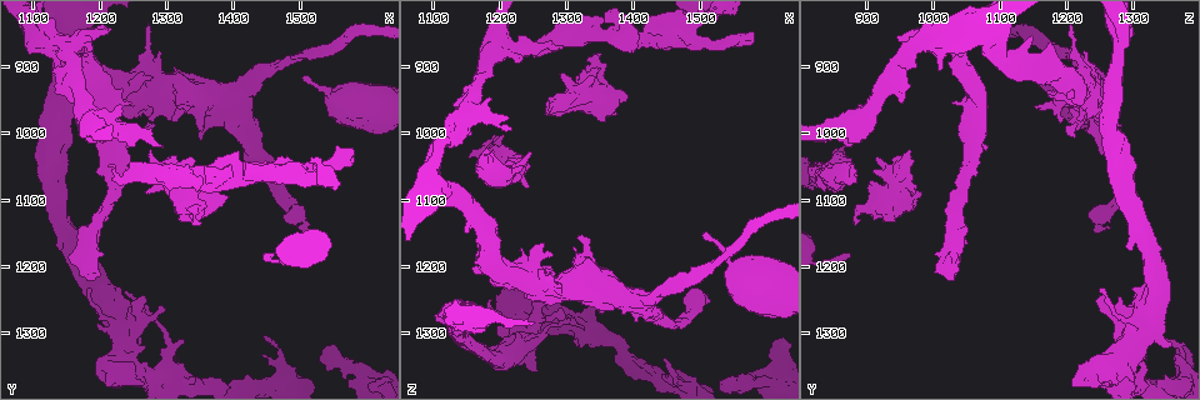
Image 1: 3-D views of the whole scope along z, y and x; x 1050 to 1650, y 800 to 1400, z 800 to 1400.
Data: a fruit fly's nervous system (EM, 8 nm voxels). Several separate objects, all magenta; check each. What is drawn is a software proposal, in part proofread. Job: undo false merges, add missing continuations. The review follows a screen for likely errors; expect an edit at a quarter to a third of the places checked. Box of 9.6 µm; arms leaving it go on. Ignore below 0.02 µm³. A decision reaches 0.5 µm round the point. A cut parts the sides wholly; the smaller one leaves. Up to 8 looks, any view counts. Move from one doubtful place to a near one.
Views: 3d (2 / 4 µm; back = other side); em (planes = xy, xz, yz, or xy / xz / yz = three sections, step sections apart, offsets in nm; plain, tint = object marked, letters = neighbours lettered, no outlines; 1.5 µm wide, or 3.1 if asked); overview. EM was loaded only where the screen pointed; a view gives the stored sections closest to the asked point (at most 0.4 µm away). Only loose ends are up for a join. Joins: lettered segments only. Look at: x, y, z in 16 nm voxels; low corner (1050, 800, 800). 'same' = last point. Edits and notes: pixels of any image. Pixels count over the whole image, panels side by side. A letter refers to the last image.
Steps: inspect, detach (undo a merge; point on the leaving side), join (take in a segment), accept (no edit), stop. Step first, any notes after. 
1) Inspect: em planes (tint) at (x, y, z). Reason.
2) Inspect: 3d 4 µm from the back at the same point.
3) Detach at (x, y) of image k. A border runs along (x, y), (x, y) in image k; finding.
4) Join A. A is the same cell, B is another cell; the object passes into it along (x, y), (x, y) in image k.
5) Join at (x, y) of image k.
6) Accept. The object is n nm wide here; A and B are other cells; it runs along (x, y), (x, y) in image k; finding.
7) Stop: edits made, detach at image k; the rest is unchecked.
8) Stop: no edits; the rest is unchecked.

Inspect: 3d 4 µm at (1245, 955, 1030). Free end.

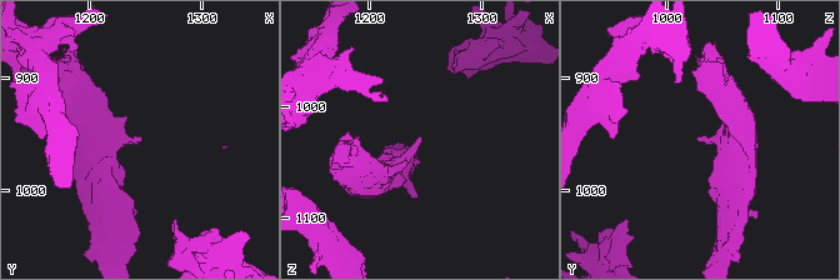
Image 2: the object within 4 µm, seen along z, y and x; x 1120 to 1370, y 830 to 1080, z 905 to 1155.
Inspect: em planes (letters) at (1246, 954, 1030). Shape alone is not enough.

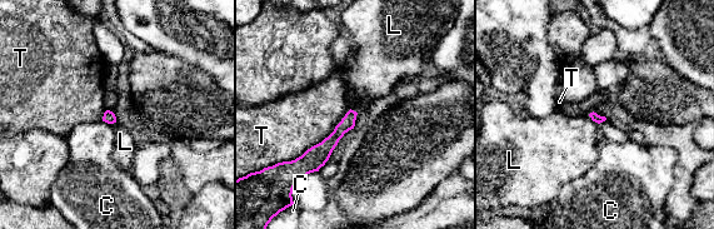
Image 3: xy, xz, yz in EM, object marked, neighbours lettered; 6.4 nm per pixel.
Accept. C, L and T are other cells; a border runs along (588, 115), (598, 124) in image 3; no lettered segment goes on from it.

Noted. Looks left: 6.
Inspect: em planes (plain) at (1215, 845, 990). An open end.

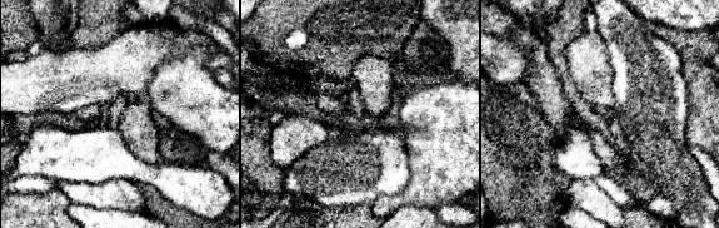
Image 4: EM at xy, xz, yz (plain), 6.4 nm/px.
Inspect: em planes (letters) at the same point.

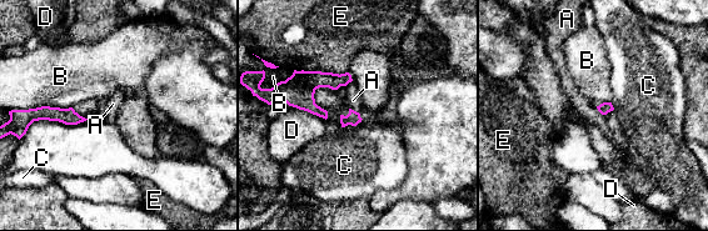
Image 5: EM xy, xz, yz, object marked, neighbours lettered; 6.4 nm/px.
Accept. A, B, C, D and E are other cells; a border runs along (596, 106), (603, 115) in image 5; none of them fits.

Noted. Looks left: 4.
Inspect: em xy step 4 (letters) at (1450, 1185, 880). An open end.

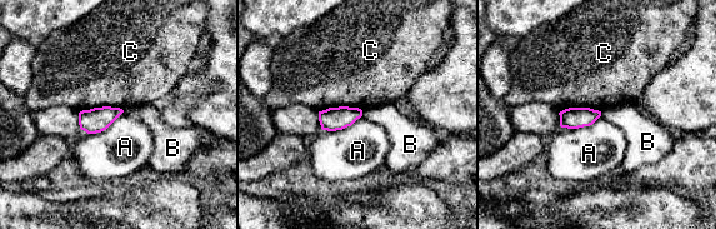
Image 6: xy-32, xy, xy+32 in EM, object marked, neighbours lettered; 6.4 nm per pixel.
Accept. The object is 140 nm wide here; A, B and C are other cells; a border runs along (361, 115), (341, 129), (321, 129) in image 6; none of them fits.

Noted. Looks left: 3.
Inspect: em planes (letters) at (1580, 1030, 845). Branch stops here.

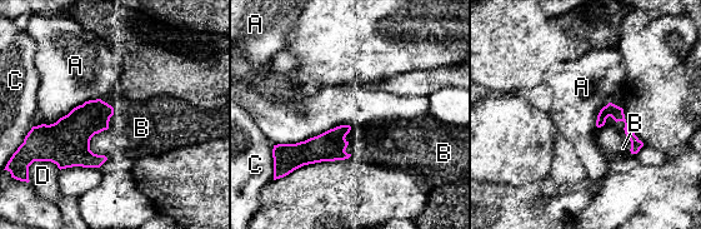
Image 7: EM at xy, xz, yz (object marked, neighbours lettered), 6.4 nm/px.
Join B. B is the same cell, A, C and D are other cells; it goes on there.

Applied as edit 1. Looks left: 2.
Stop: edits made, join at image 7; the rest is unchecked.

